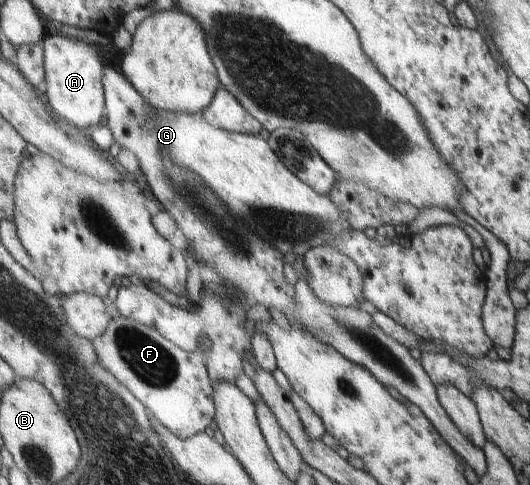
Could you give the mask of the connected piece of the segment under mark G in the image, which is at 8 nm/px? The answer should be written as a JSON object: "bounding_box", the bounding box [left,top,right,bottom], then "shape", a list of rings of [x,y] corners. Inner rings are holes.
{"bounding_box":[105,65,356,328],"shape":[[[106,65],[105,96],[105,122],[112,130],[115,142],[136,155],[138,170],[143,173],[153,195],[178,222],[192,261],[199,266],[209,267],[247,302],[262,304],[266,309],[274,307],[285,315],[291,327],[304,328],[305,325],[293,310],[297,293],[295,285],[286,283],[284,254],[292,252],[304,256],[312,248],[328,246],[334,237],[356,229],[351,221],[343,216],[332,197],[319,194],[290,171],[272,149],[268,139],[260,137],[259,134],[237,134],[220,129],[201,114],[158,110],[138,93],[123,72],[118,73],[116,69]],[[176,164],[184,167],[188,175],[192,175],[186,177],[186,189],[178,189],[182,185],[176,183],[174,175],[167,175]]]}

